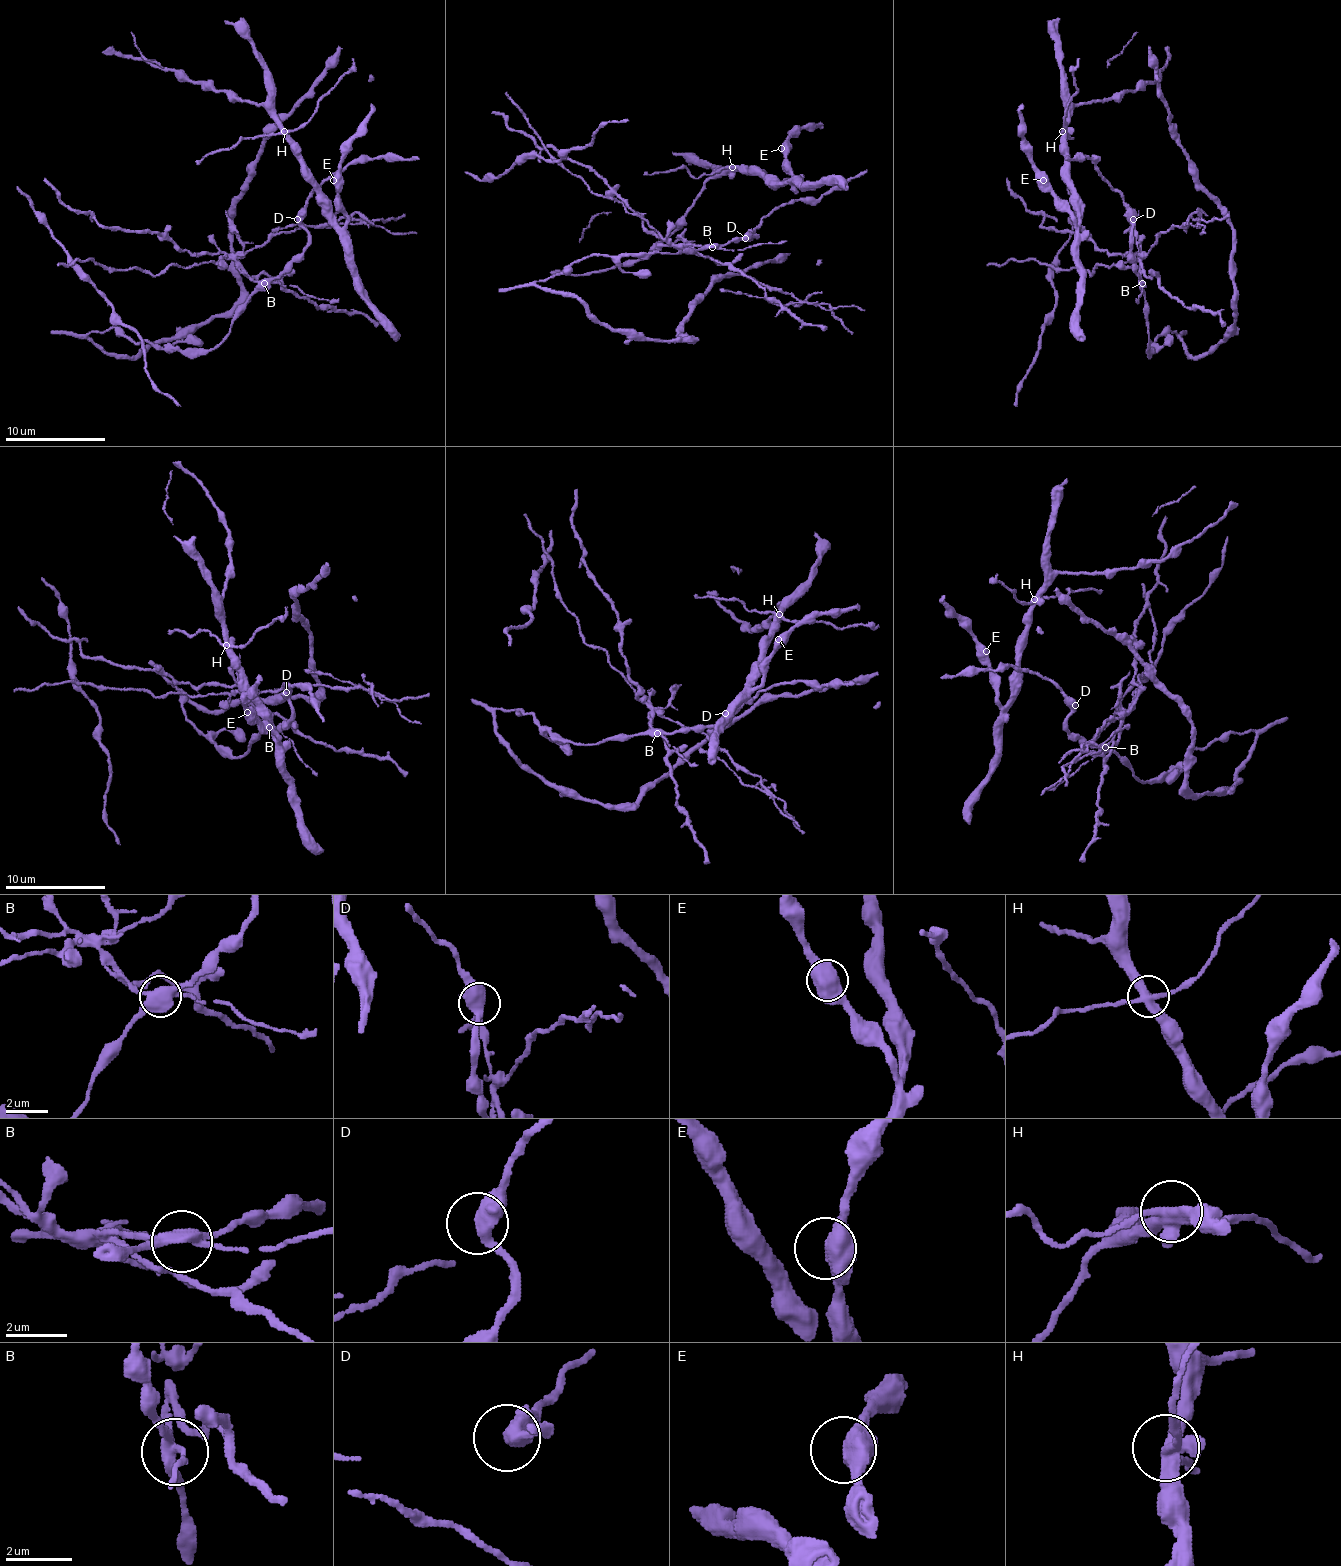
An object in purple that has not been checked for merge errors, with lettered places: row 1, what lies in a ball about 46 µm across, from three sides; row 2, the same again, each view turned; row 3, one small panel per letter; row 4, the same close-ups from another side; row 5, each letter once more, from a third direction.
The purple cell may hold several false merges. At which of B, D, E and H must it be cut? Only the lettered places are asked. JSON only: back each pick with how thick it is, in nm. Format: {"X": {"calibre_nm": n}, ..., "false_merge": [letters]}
{"B": {"calibre_nm": 440}, "H": {"calibre_nm": 420}, "false_merge": ["B", "H"]}

